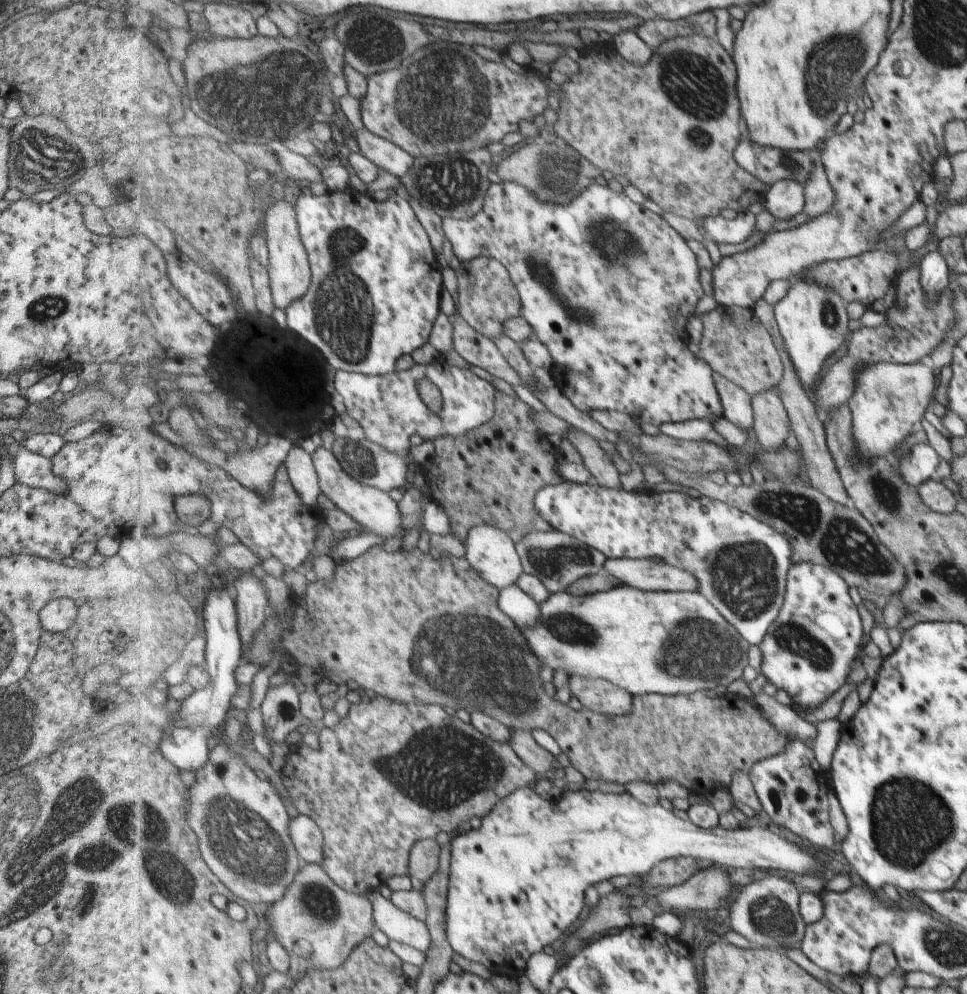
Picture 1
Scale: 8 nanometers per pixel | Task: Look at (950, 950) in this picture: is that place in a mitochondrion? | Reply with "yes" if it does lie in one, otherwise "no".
yes

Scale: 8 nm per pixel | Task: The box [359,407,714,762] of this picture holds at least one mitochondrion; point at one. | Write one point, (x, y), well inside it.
(491, 670)

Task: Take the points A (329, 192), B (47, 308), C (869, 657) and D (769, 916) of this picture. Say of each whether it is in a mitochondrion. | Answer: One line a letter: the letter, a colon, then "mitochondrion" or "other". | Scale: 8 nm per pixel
A: other
B: mitochondrion
C: other
D: mitochondrion

